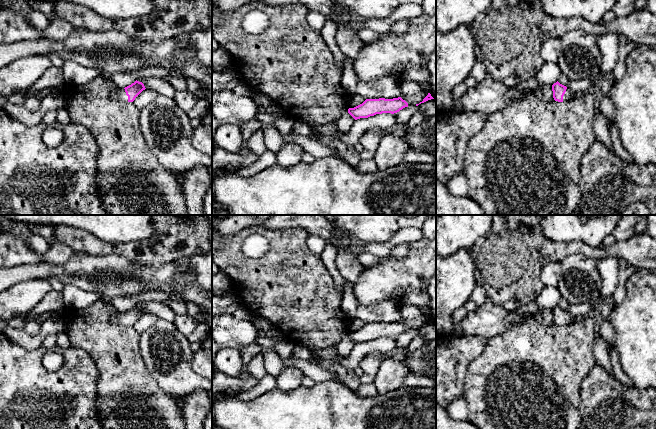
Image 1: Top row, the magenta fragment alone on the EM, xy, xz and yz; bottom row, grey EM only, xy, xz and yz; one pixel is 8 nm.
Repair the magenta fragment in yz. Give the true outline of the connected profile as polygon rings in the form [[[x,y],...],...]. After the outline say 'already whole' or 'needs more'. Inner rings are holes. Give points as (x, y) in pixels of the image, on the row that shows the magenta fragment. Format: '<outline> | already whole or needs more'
[[[558,81],[552,85],[553,98],[558,102],[566,102],[572,99],[575,92],[570,91],[566,86]]] | needs more

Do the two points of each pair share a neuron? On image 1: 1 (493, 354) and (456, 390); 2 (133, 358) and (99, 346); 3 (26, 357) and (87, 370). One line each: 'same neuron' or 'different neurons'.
1: different neurons
2: same neuron
3: same neuron

